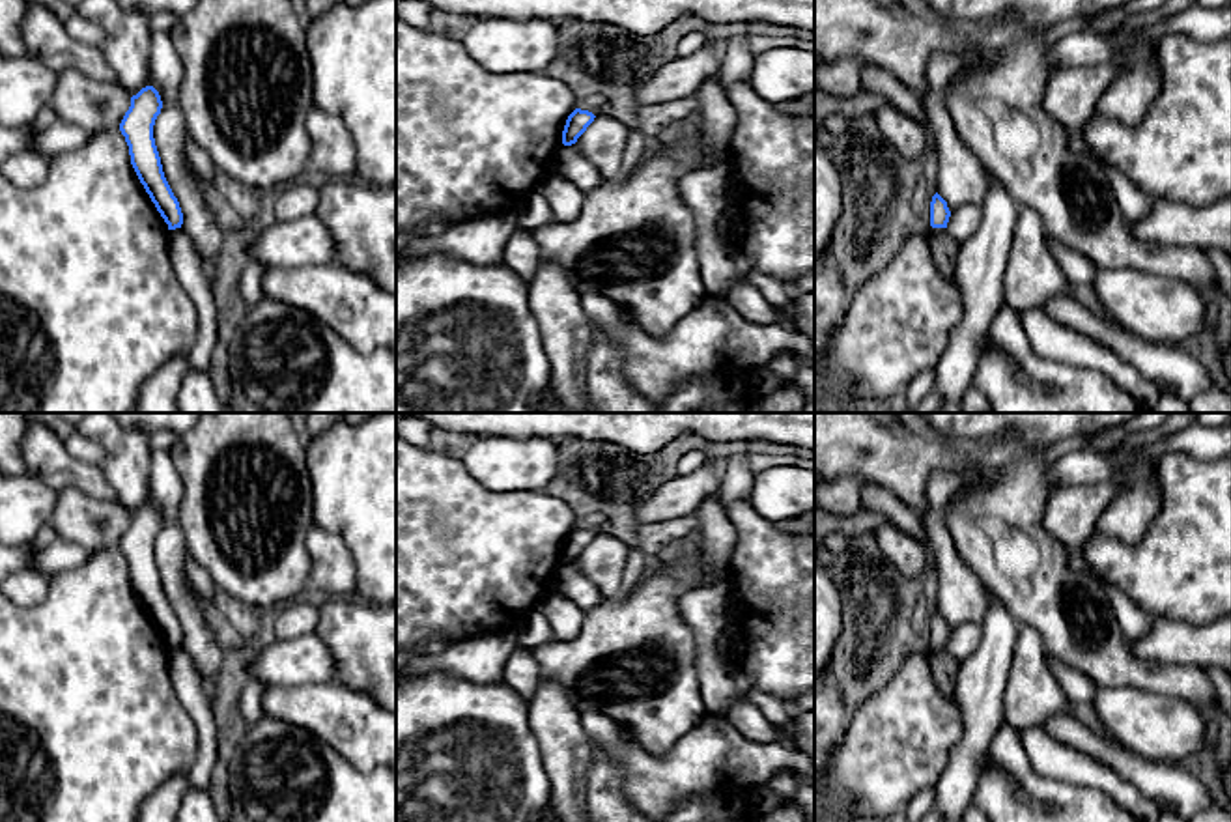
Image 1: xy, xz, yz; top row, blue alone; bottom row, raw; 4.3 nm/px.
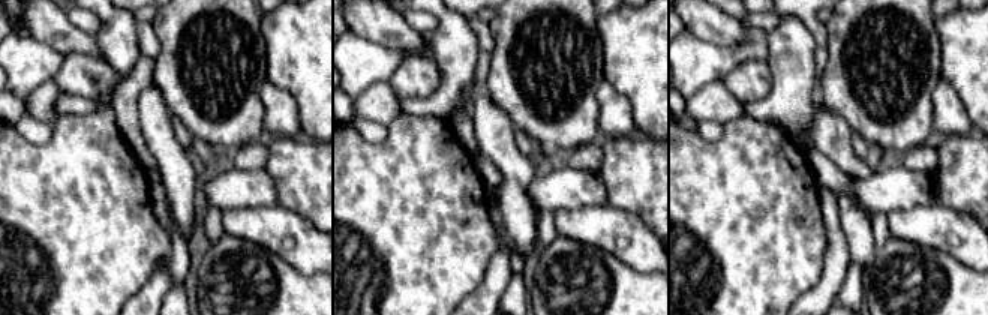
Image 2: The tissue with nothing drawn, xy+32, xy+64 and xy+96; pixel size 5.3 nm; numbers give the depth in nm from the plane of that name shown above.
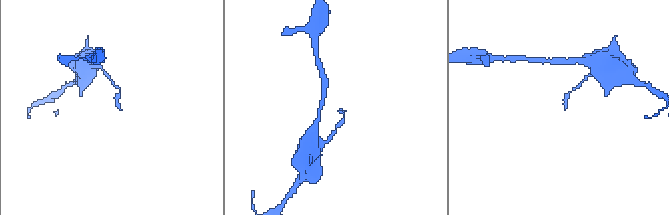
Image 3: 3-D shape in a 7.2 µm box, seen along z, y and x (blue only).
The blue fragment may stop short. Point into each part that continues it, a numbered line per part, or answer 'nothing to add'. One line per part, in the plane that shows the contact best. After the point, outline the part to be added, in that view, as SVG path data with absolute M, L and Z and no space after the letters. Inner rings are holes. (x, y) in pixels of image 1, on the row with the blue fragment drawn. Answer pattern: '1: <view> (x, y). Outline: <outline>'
nothing to add

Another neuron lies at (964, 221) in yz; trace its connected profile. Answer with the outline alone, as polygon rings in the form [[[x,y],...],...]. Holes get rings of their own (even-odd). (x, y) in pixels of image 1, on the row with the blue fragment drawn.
[[[966,204],[951,213],[947,222],[949,235],[958,243],[966,243],[973,234],[977,234],[981,224],[981,206]]]

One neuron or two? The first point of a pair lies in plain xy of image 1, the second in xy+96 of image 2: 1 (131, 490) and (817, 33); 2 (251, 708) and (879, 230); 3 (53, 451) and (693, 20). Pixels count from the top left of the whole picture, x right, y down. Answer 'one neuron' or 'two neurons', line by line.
1: two neurons
2: one neuron
3: one neuron

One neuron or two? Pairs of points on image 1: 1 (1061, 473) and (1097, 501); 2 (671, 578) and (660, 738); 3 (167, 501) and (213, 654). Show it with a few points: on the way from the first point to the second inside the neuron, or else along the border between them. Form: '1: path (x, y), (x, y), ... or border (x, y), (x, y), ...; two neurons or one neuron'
1: border (1108, 481), (1058, 488); two neurons
2: path (660, 617), (660, 699); one neuron
3: path (170, 538), (174, 585), (191, 617); one neuron

